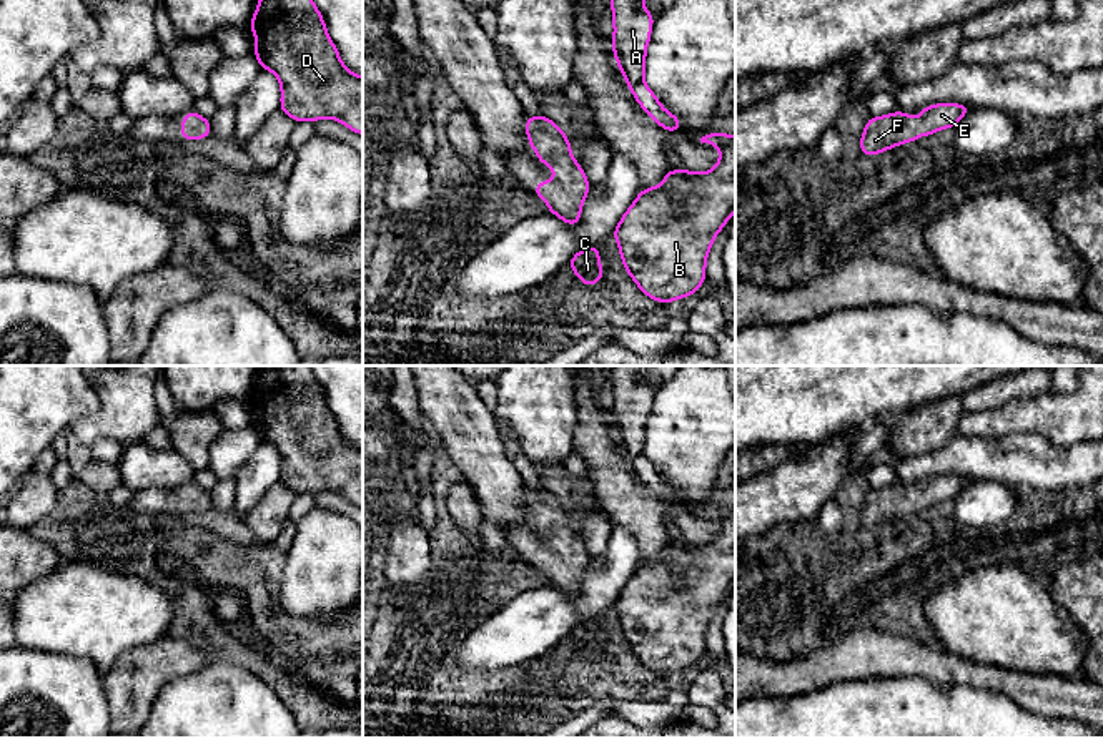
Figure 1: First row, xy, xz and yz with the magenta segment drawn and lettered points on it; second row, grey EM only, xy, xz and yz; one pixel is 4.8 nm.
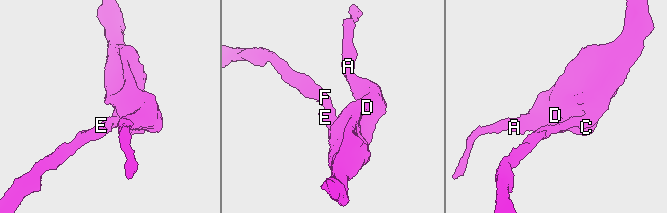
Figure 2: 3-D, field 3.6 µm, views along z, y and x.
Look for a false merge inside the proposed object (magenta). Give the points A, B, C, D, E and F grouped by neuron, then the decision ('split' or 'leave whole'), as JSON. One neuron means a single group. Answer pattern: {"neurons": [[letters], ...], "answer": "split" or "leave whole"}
{"neurons": [["A", "B", "C", "D", "E", "F"]], "answer": "leave whole"}

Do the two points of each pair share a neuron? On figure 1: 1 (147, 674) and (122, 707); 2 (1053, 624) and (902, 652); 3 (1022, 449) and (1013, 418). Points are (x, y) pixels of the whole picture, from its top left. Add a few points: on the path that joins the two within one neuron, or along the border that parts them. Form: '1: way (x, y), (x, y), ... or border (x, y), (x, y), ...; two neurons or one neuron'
1: way (138, 680), (128, 690), (127, 698); one neuron
2: border (945, 649), (982, 664); two neurons
3: border (979, 436), (1038, 432), (1053, 444); two neurons

